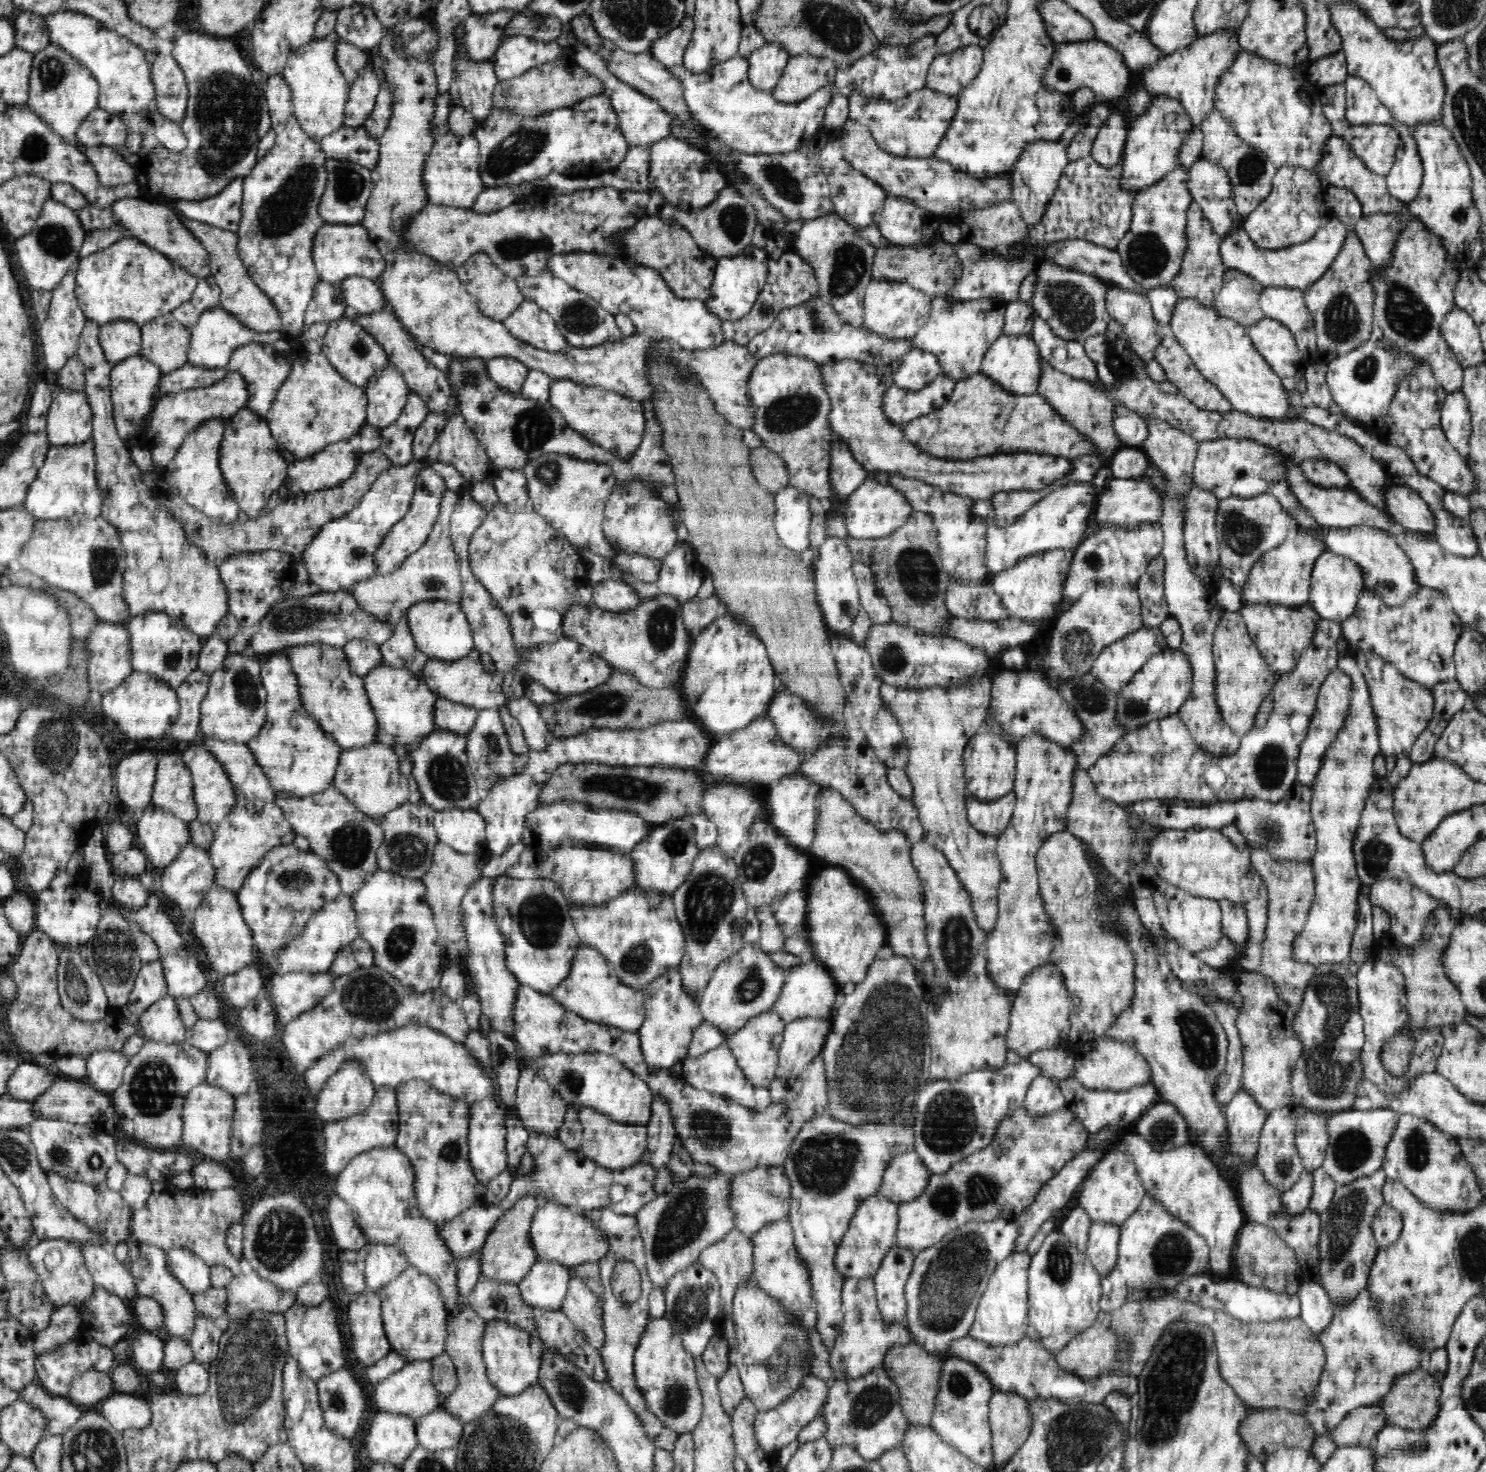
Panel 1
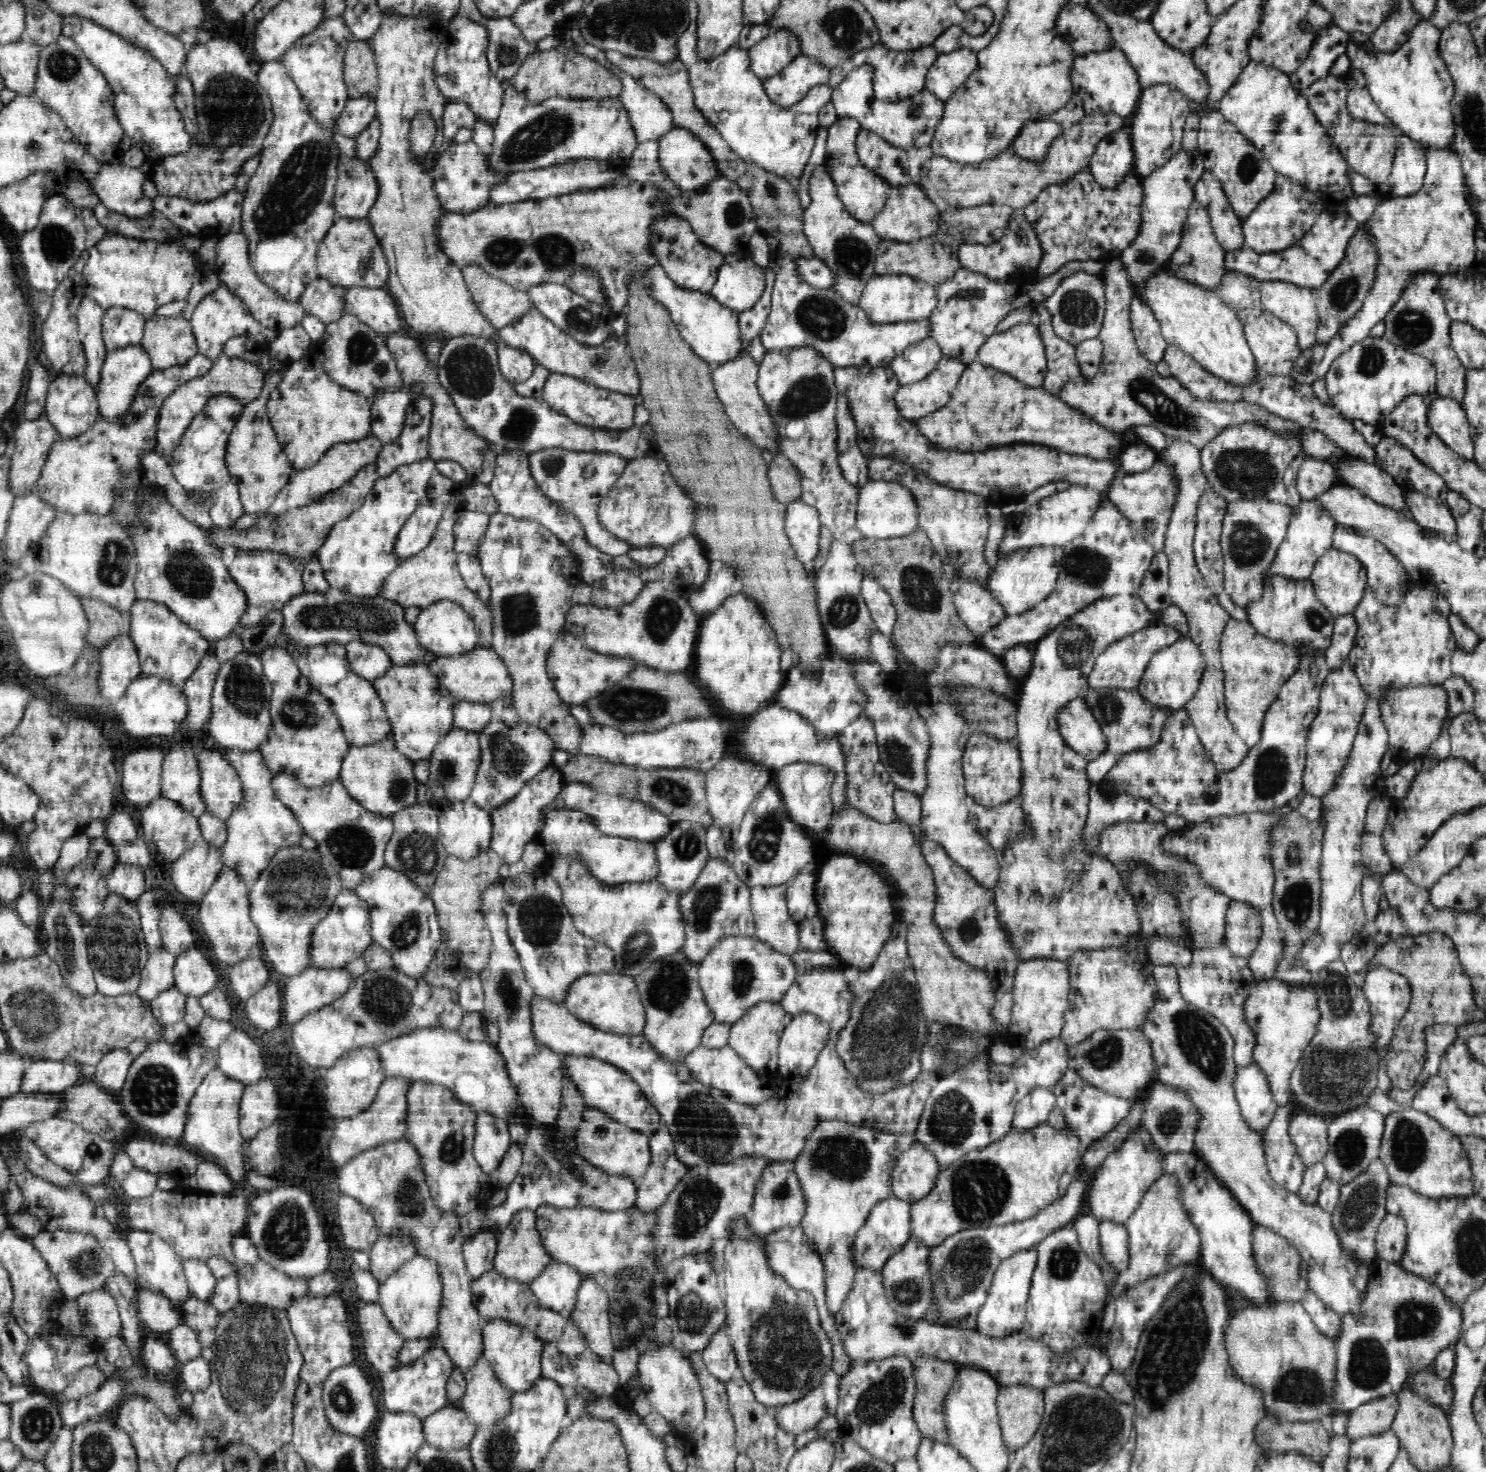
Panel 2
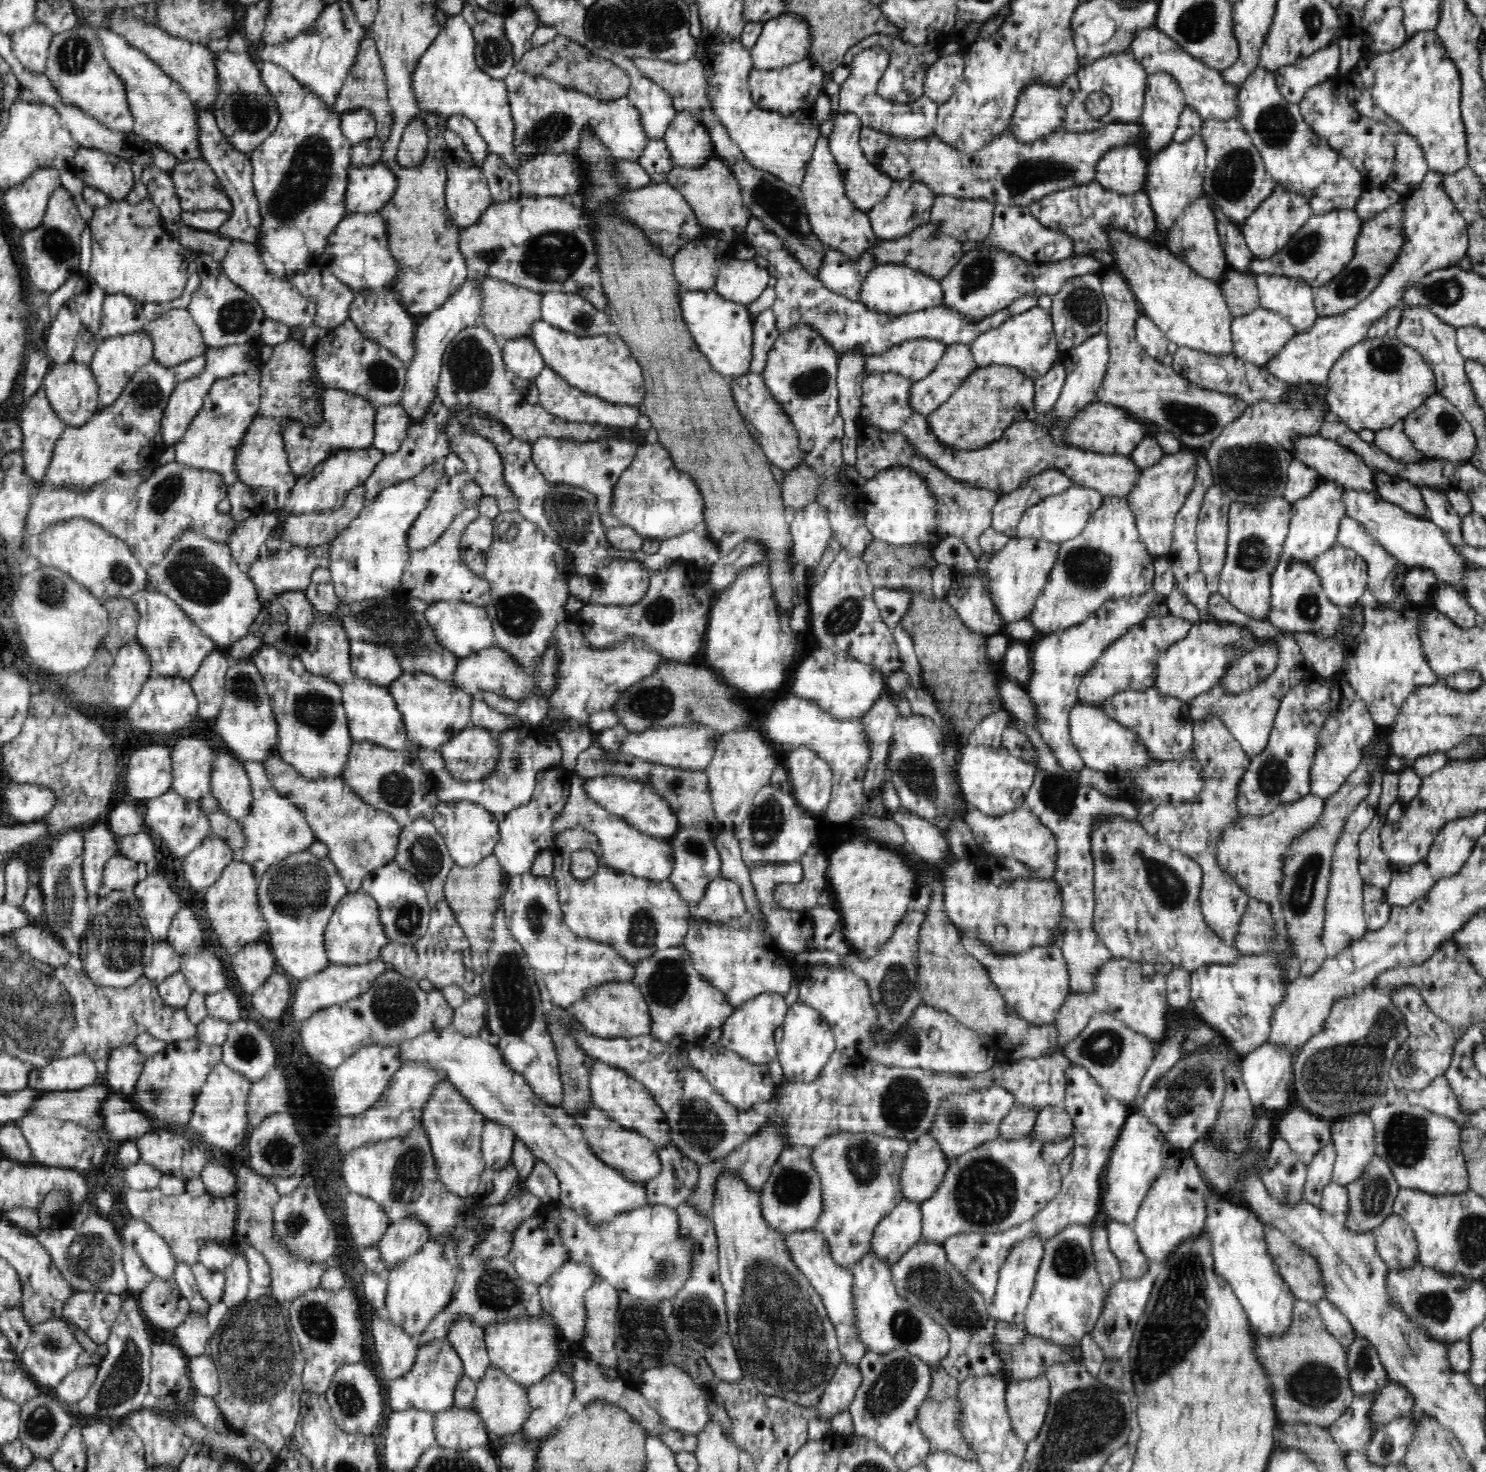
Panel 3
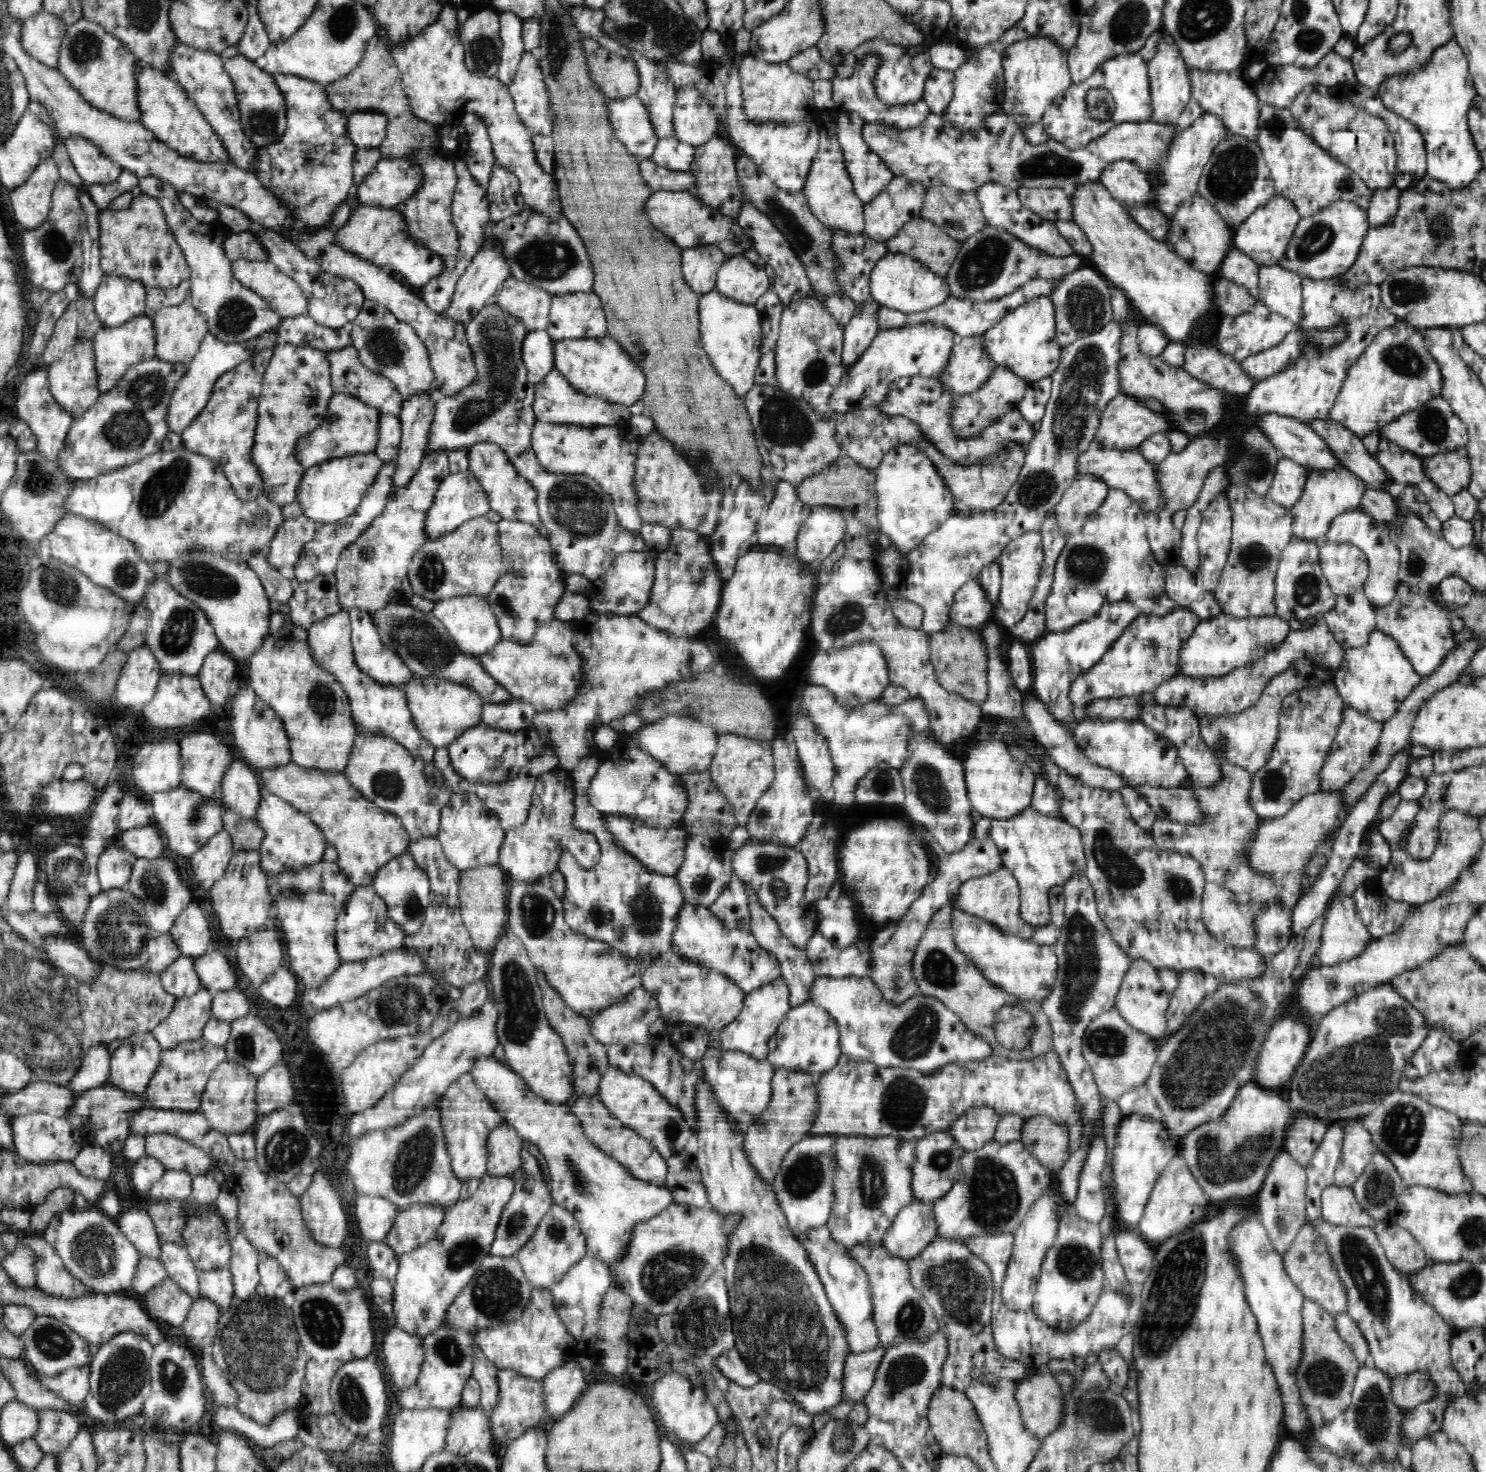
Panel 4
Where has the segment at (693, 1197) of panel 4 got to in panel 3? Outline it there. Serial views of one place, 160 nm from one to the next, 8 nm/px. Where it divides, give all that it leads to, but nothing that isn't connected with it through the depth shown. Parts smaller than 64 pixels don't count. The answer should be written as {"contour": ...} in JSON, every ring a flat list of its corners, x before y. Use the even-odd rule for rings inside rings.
{"contour":[[672,1144,657,1149,657,1153,661,1160,660,1174,645,1183,650,1205,666,1205,675,1209,682,1204,690,1204,700,1165]]}

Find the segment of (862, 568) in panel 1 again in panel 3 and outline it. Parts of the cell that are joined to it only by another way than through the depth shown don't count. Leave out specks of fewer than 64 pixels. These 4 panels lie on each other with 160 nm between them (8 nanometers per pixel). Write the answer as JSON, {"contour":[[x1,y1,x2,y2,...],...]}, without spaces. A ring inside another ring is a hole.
{"contour":[[906,586,898,589,875,588,873,599,881,612,883,621,890,628,896,626,909,609,910,594]]}

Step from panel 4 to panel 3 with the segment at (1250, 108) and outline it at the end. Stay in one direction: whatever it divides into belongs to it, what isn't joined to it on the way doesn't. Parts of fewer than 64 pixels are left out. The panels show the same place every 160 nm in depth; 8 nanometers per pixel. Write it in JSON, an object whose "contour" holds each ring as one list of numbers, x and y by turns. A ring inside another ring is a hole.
{"contour":[[1152,27,1136,31,1131,42,1131,52,1143,64,1143,68,1146,69,1149,76,1162,70,1171,74,1182,87,1187,104,1197,110,1204,120,1238,120,1241,115,1241,108,1239,108,1237,97,1240,90,1242,90,1242,84,1232,85,1232,83,1226,83,1219,70,1207,67,1206,63,1182,50,1180,45,1176,44,1160,29]]}

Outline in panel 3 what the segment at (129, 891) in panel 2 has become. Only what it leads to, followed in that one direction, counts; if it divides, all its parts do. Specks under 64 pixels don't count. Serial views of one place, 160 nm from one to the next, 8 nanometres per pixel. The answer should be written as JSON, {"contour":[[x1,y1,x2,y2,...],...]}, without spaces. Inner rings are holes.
{"contour":[[120,854,110,858,106,862,102,874,104,886,108,886,113,891,132,891,138,882,138,874,136,873,138,863]]}

